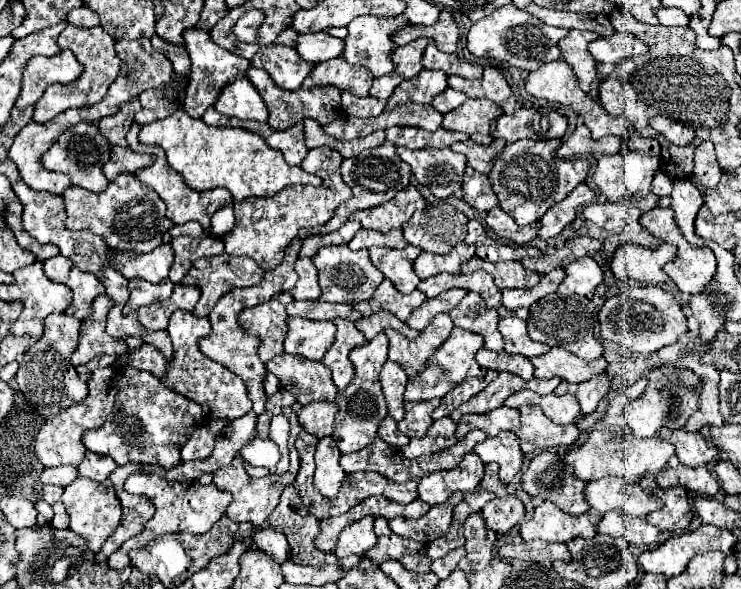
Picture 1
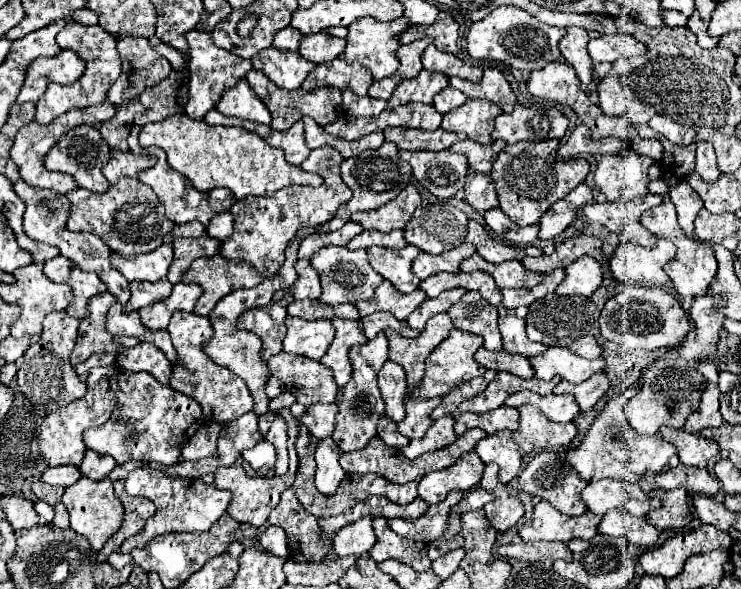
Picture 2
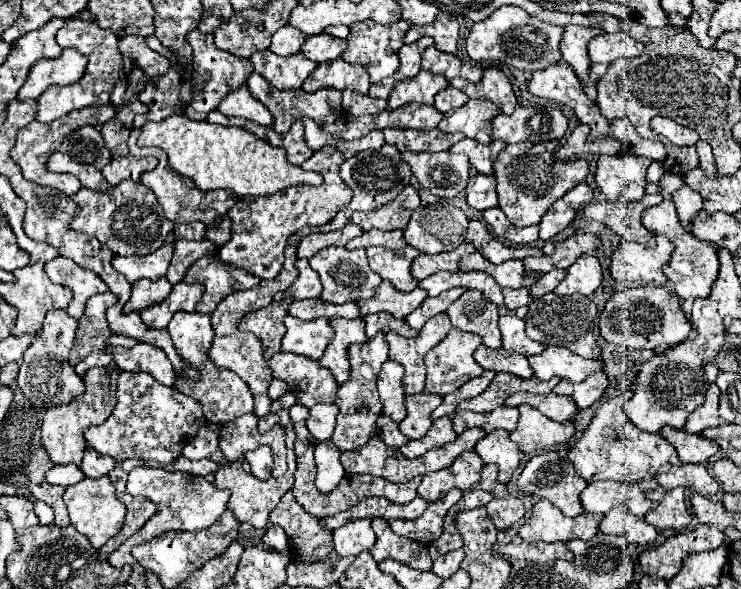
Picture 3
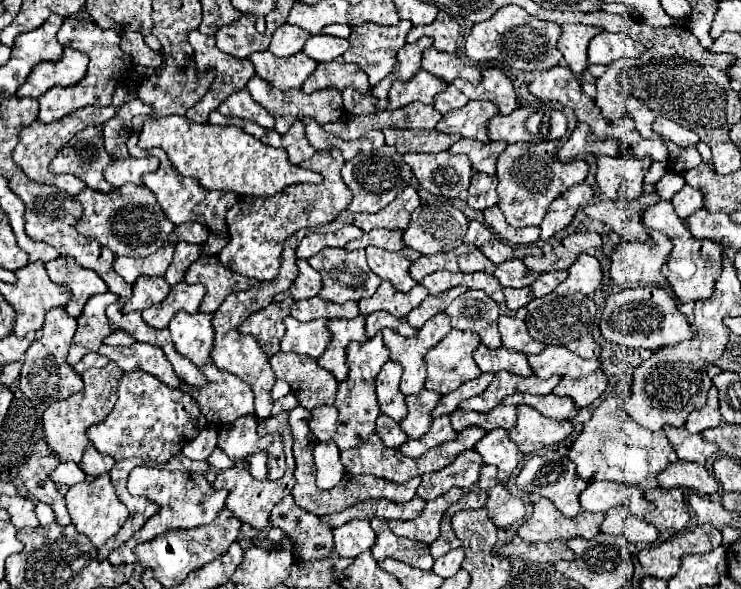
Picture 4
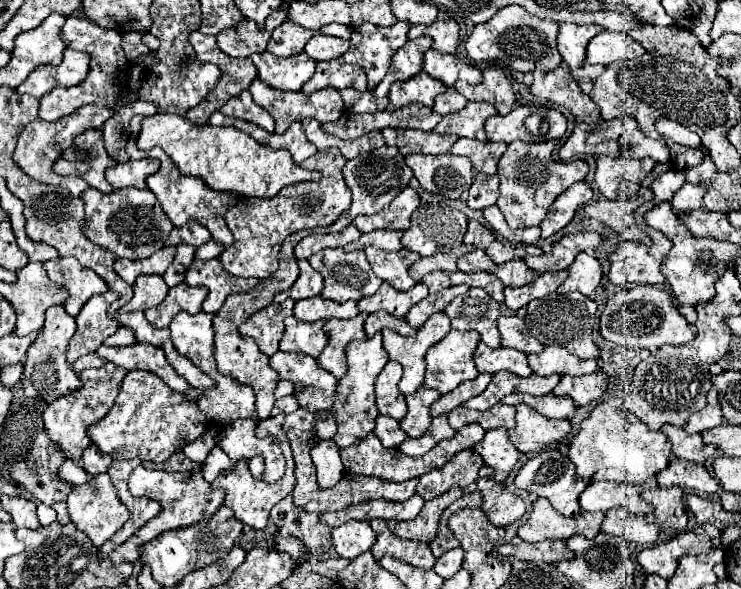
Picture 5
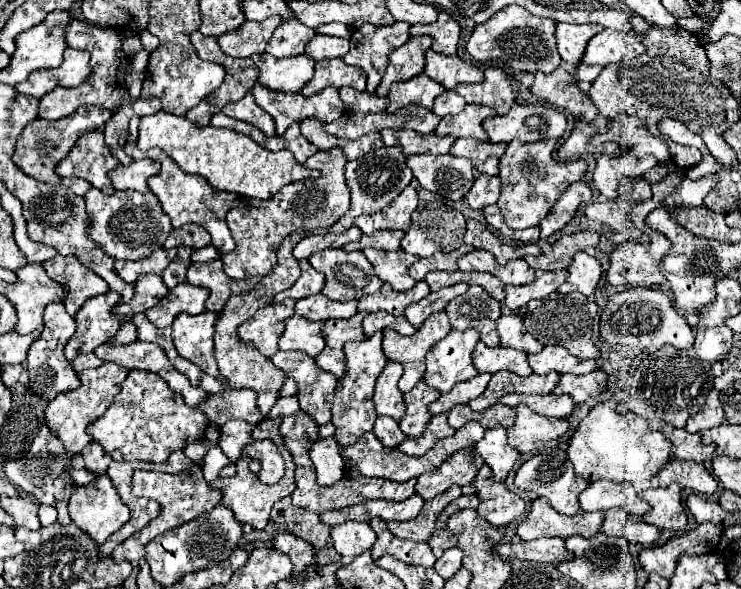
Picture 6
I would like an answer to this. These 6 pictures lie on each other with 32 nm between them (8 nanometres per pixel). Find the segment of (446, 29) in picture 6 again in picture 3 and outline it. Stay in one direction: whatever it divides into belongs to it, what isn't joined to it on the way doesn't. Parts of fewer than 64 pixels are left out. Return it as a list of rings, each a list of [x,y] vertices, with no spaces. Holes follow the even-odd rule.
[[[440,12],[430,26],[412,26],[404,38],[406,44],[416,42],[422,36],[434,38],[434,46],[440,52],[456,54],[458,42],[458,22],[448,12]]]

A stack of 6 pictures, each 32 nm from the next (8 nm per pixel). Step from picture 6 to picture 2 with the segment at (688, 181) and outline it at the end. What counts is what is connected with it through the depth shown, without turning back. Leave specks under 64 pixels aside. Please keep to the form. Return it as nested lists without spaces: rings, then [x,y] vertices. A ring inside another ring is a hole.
[[[682,180],[682,184],[676,186],[676,188],[670,192],[670,198],[672,198],[674,206],[676,206],[680,228],[682,228],[690,238],[694,238],[694,234],[692,234],[692,228],[694,228],[694,210],[700,210],[700,208],[702,208],[700,196],[686,184],[686,180]]]

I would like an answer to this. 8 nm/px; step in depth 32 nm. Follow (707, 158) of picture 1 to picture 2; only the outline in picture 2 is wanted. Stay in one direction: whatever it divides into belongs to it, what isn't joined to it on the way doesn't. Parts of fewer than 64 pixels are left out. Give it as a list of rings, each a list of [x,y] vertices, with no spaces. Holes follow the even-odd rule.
[[[698,142],[696,170],[702,174],[702,178],[706,182],[716,182],[716,178],[720,176],[720,170],[718,170],[718,164],[716,164],[716,156],[714,156],[714,148],[712,148],[710,142]]]

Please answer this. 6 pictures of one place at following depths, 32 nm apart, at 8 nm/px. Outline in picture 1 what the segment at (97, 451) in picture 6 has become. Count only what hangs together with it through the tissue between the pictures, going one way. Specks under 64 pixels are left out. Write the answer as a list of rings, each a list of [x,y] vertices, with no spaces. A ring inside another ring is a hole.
[[[86,452],[82,464],[78,466],[78,472],[80,472],[80,476],[90,478],[94,482],[104,482],[114,468],[116,468],[116,462],[112,458],[98,456],[94,452]]]

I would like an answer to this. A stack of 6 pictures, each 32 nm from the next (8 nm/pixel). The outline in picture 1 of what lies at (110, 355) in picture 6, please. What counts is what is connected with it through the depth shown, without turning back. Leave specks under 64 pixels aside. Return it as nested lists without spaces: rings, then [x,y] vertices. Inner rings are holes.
[[[140,346],[130,350],[128,354],[130,358],[126,366],[136,370],[148,370],[156,378],[164,378],[164,368],[168,368],[168,360],[162,356],[160,350],[156,350],[154,346]]]

